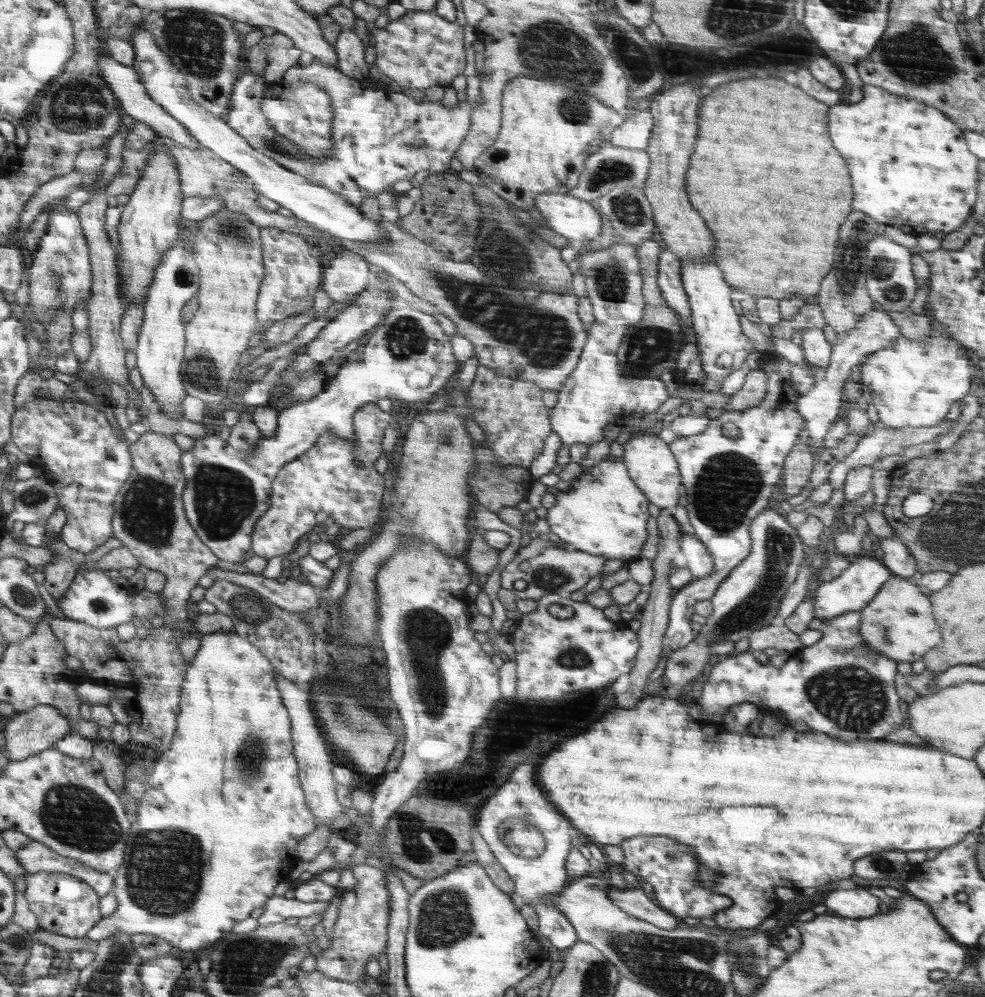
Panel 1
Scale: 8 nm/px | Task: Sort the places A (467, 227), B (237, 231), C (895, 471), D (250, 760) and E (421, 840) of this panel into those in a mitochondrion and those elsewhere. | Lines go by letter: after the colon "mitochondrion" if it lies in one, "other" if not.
A: mitochondrion
B: mitochondrion
C: other
D: mitochondrion
E: mitochondrion

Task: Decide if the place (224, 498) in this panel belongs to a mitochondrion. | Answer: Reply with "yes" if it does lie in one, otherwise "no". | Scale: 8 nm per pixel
yes

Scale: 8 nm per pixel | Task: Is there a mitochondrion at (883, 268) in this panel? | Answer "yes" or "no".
yes

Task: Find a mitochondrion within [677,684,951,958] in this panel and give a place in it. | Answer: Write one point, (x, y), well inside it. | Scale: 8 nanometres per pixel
(884, 865)

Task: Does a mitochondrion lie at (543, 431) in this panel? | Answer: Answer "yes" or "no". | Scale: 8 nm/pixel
no

